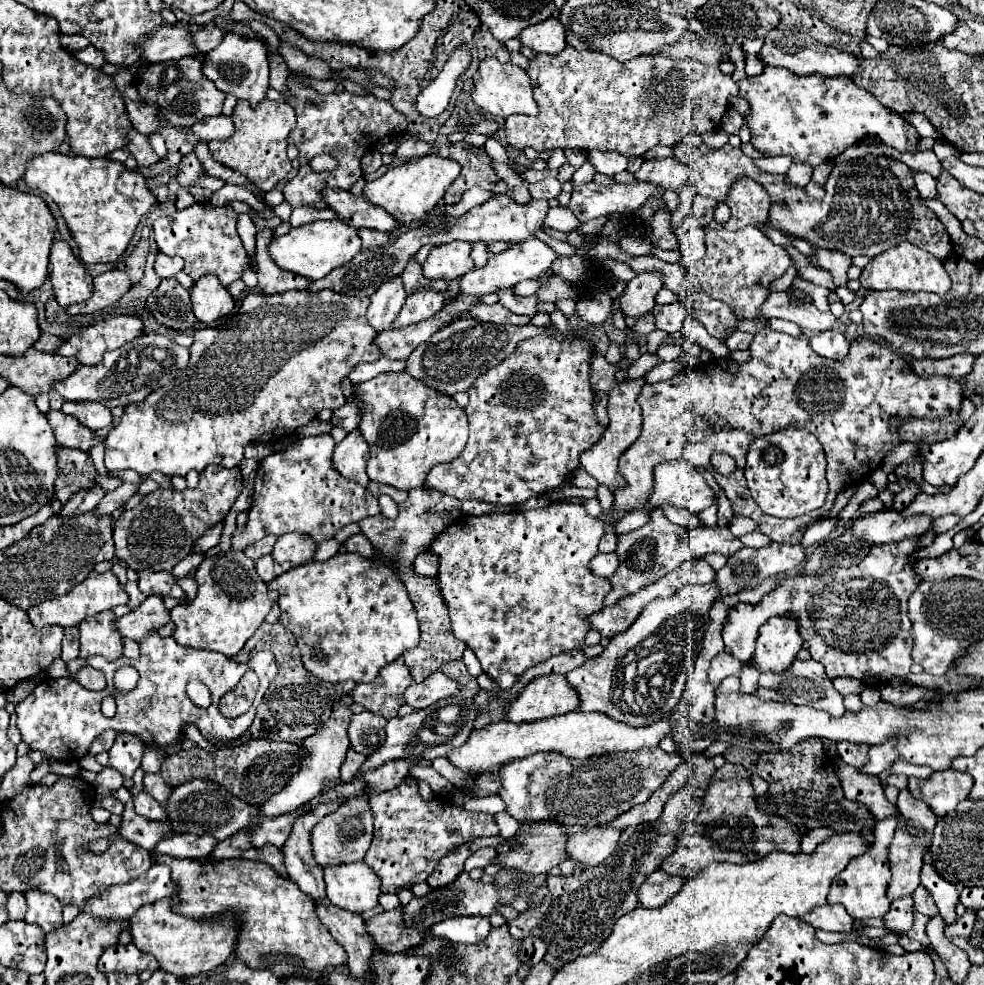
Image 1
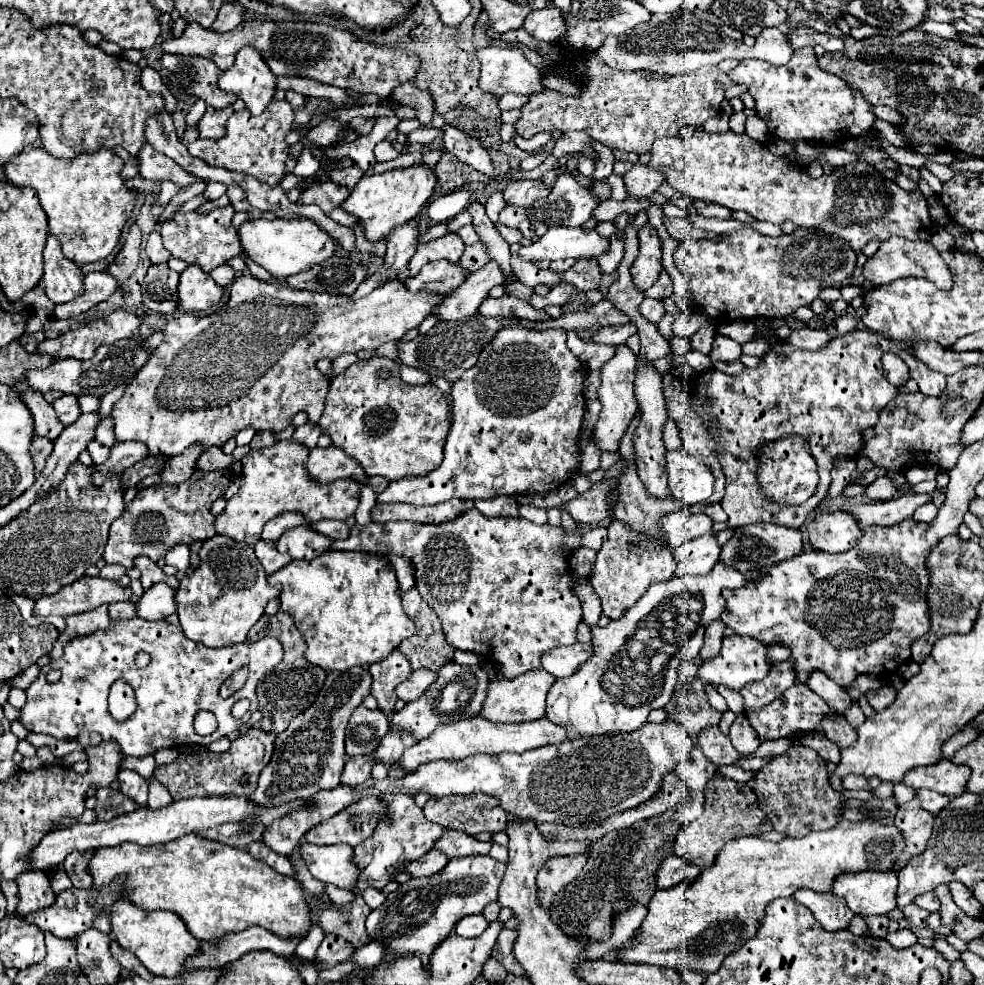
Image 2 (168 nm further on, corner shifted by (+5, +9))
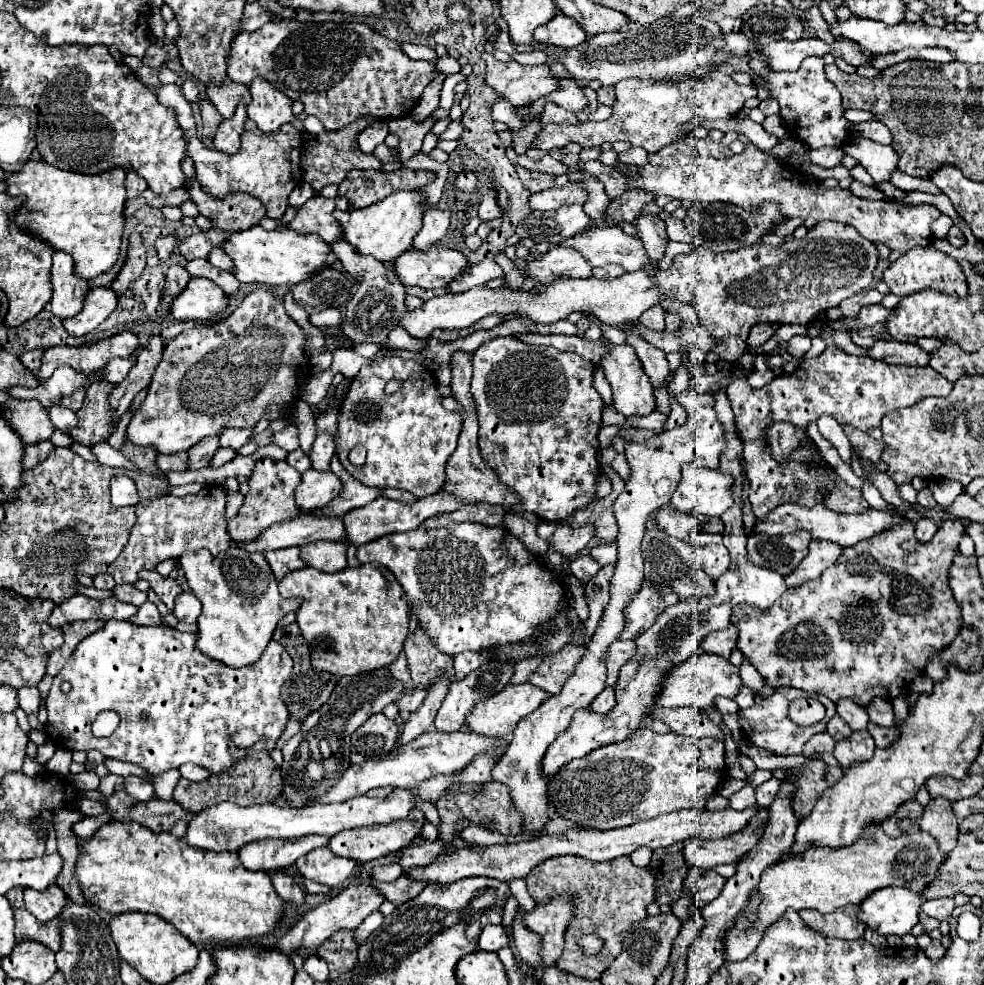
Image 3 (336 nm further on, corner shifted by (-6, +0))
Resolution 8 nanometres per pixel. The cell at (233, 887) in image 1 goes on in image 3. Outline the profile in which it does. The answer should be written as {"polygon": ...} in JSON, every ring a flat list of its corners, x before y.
{"polygon":[[109,822,103,824,95,836,87,842,79,840,83,854,77,858,75,874,81,882,83,896,95,906,111,912,145,912,155,914,171,922,193,944,215,946,221,942,243,942,273,932,285,914,285,900,273,890,267,872,251,872,241,866,237,852,211,852,197,850,169,832,151,832,145,826,133,822]]}

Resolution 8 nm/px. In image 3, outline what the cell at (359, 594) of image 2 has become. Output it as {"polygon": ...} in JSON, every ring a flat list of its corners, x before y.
{"polygon":[[373,564,327,574,311,566,287,574,279,582,279,594,301,598,297,624,311,648,311,660,317,670,333,676,355,676,395,662,403,650,409,632,407,594,395,576]]}

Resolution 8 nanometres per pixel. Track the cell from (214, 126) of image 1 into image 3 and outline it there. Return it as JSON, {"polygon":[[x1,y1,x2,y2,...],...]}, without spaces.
{"polygon":[[239,104,235,114,227,120,221,122,221,126,217,128,217,134,213,138,213,144,217,150,227,152,227,154,235,154,239,150,239,136,243,132,243,124,247,120,247,106]]}

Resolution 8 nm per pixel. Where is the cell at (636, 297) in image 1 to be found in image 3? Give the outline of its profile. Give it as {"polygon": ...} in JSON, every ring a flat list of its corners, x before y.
{"polygon":[[639,216,637,232,647,254,659,262,665,256,665,248,669,244,669,238,665,234,665,222,661,222,657,216]]}

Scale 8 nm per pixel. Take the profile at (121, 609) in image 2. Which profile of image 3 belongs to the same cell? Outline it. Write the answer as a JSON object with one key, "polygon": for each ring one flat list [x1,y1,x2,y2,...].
{"polygon":[[147,600,143,606,139,606,139,612,131,618,131,622,137,626,159,626,163,618,159,616,159,610,155,608,155,604]]}

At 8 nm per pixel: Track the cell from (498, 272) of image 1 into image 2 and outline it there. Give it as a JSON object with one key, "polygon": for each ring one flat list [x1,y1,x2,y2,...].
{"polygon":[[556,225,546,231,536,243,522,247,518,255,526,261,556,261,568,257,600,257,608,251,610,239,600,237,596,229]]}

